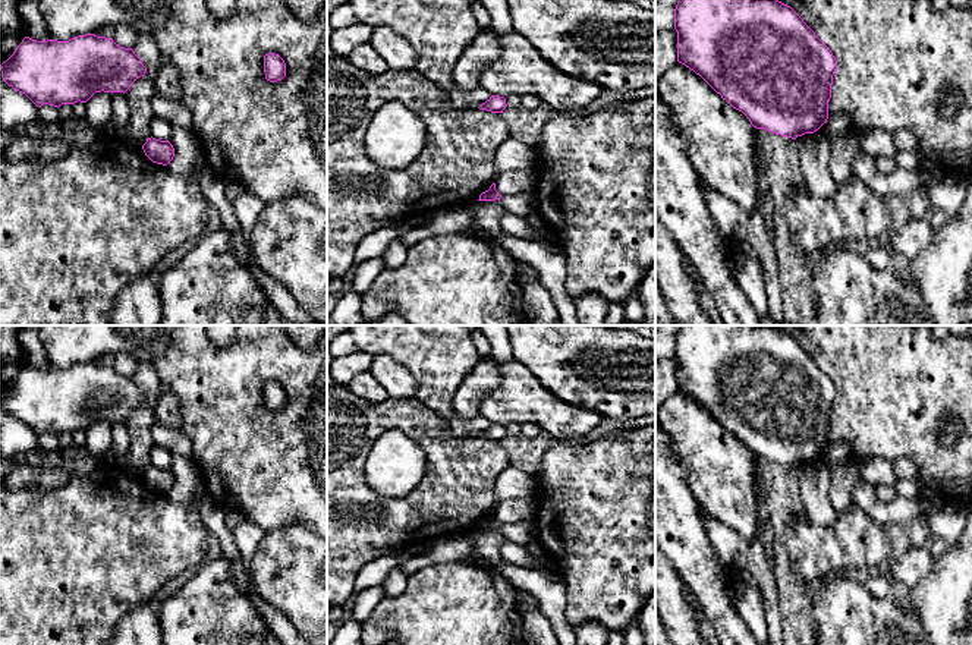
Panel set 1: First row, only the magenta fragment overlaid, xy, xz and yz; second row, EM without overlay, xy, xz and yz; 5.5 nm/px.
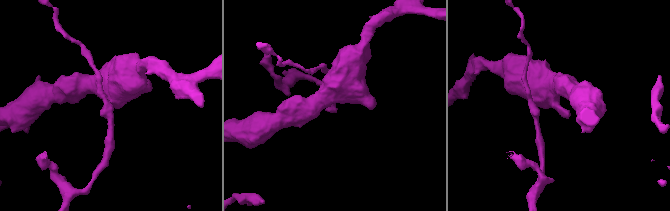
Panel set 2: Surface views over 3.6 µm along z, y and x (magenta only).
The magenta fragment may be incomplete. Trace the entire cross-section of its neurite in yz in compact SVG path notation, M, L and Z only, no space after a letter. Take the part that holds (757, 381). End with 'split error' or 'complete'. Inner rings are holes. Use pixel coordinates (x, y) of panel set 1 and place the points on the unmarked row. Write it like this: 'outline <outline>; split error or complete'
outline M680 325L674 337L677 390L699 403L756 457L796 468L817 460L828 447L837 388L803 347L774 325Z; complete

